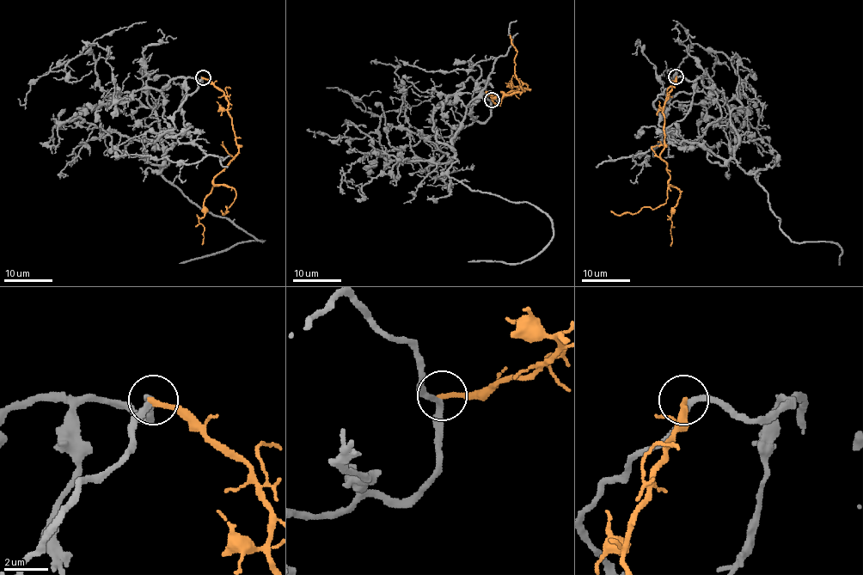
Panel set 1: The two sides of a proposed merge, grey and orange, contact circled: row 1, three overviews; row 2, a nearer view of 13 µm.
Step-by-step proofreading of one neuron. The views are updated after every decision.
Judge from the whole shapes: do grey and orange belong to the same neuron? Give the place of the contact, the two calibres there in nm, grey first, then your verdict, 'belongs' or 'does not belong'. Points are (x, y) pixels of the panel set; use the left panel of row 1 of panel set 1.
at (203, 77); 240 nm thick on the grey side, 240 nm on the other; does not belong

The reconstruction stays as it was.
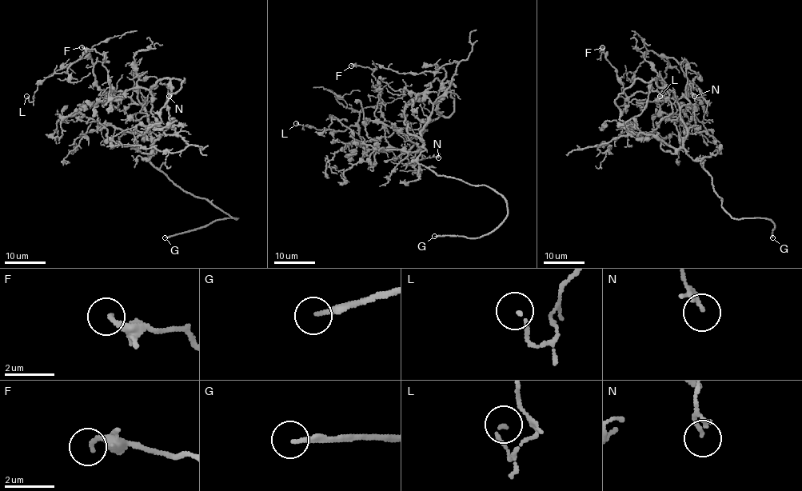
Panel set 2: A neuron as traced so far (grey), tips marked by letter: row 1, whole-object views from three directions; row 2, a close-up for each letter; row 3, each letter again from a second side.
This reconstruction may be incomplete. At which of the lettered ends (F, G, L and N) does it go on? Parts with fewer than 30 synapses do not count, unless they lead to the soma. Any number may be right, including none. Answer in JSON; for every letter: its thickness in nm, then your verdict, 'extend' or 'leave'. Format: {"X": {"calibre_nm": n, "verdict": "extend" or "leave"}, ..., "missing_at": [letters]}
{"F": {"calibre_nm": 240, "verdict": "leave"}, "G": {"calibre_nm": 190, "verdict": "extend"}, "L": {"calibre_nm": 130, "verdict": "leave"}, "N": {"calibre_nm": 170, "verdict": "leave"}, "missing_at": ["G"]}

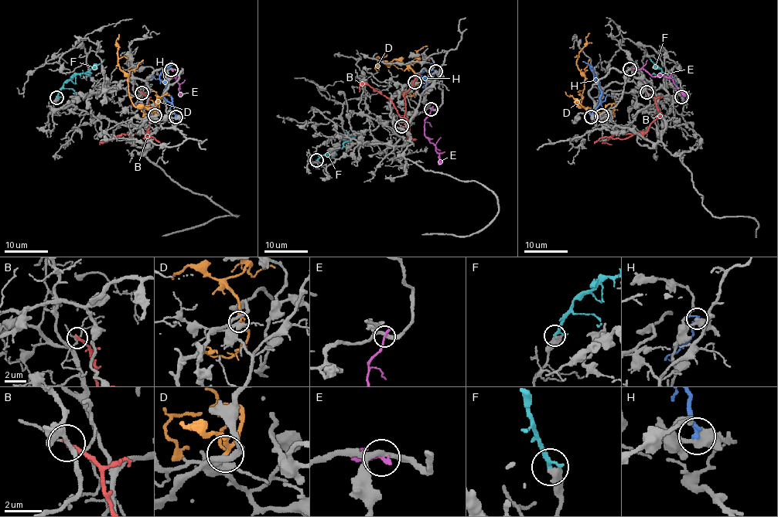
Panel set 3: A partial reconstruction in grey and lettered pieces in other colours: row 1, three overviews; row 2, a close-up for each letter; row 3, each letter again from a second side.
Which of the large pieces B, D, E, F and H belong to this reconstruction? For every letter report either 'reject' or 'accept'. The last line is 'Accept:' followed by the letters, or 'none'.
B: reject
D: accept
E: reject
F: reject
H: reject
Accept: D

